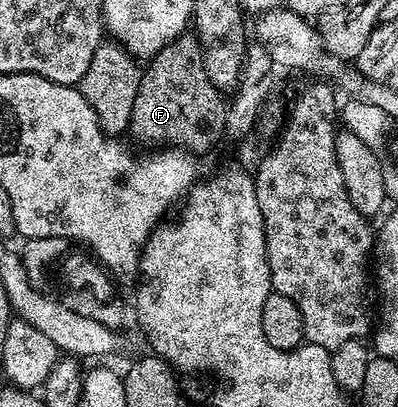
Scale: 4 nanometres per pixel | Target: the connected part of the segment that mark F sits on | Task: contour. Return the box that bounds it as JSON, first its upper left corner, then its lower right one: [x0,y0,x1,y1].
[127,34,226,154]

